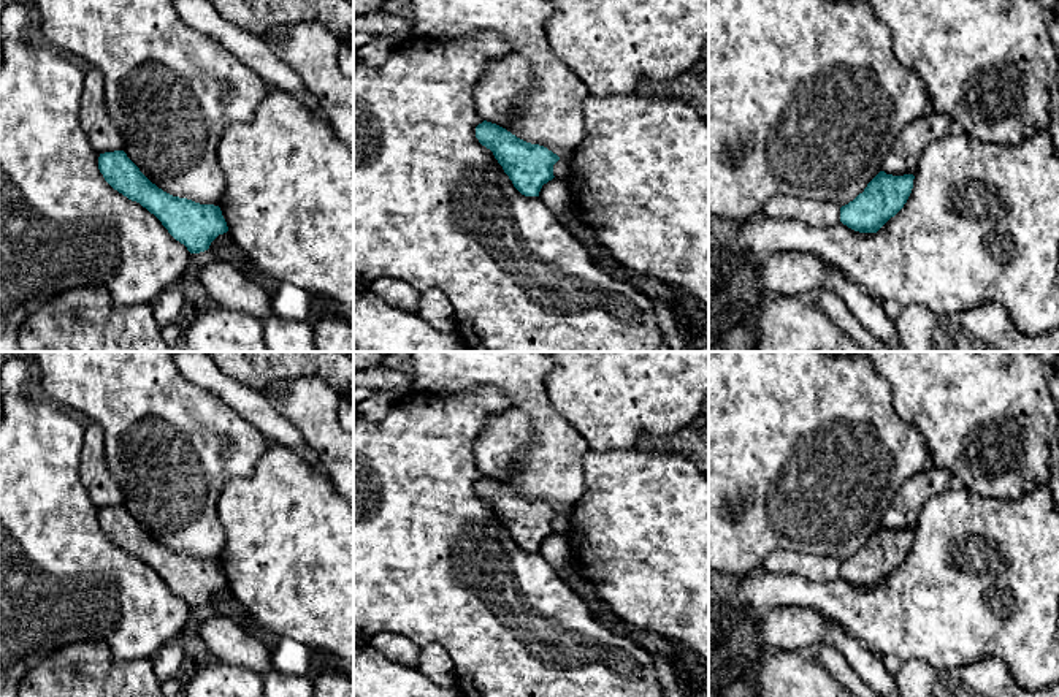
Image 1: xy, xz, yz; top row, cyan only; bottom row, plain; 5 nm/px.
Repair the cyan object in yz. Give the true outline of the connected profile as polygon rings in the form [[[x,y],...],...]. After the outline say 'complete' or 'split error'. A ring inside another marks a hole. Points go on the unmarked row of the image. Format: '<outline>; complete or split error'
[[[880,526],[853,556],[840,562],[840,577],[859,588],[877,588],[907,558],[913,529]]]; complete

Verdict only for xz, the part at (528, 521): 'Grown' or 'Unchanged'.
Unchanged

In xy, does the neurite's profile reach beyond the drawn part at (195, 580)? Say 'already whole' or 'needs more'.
already whole

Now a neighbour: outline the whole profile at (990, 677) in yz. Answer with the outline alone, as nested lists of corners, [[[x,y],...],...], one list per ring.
[[[986,657],[958,668],[905,661],[894,675],[899,697],[1059,697],[1059,684],[1029,691],[1016,684],[1002,659]]]

